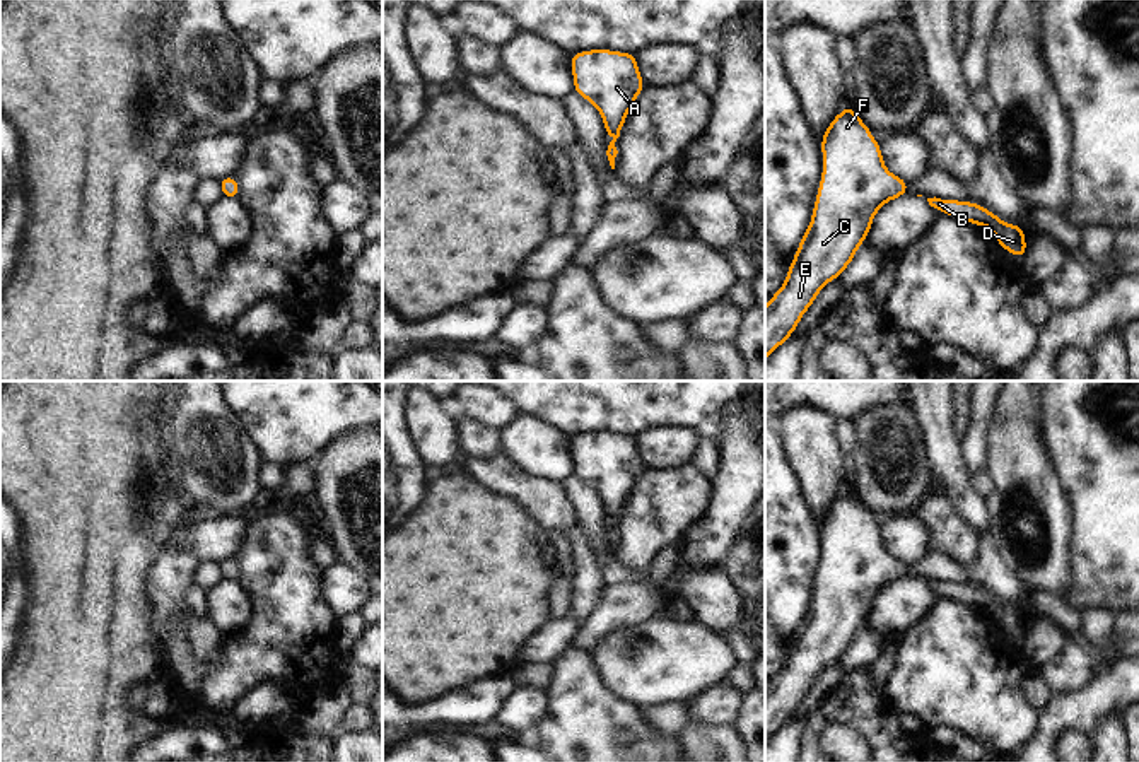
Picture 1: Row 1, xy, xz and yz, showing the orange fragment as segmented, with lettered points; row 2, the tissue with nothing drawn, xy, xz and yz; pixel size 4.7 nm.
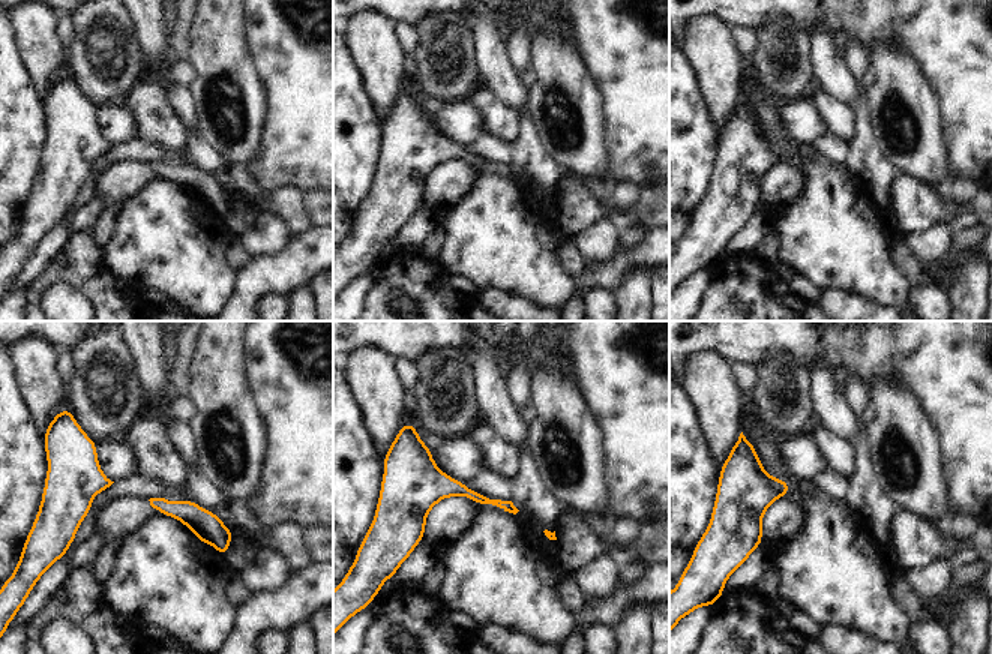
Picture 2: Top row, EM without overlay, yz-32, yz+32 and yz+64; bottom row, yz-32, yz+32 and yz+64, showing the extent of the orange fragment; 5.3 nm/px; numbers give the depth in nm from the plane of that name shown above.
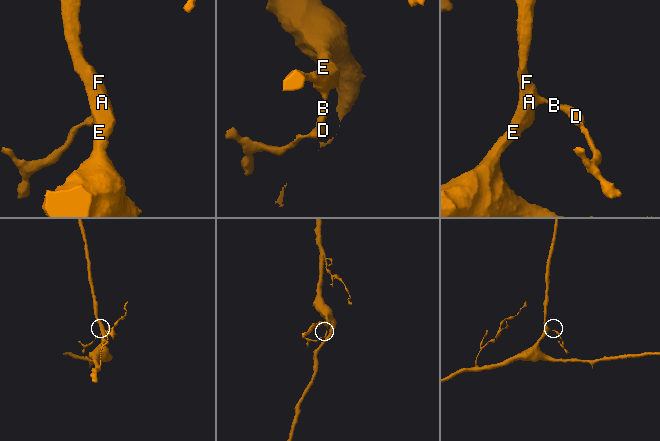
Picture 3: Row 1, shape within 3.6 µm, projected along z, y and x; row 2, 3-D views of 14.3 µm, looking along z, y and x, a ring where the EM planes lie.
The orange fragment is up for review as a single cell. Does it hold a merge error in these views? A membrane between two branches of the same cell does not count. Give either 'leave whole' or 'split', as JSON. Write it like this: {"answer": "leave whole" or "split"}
{"answer": "leave whole"}

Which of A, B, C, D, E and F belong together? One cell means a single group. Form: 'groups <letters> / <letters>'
groups A B C D E F

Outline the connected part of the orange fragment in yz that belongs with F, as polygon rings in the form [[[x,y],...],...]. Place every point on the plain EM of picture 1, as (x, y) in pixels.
[[[850,487],[830,504],[820,530],[823,557],[813,600],[786,666],[765,689],[765,743],[794,716],[821,670],[850,648],[878,593],[908,576],[908,566],[886,552],[881,528]]]

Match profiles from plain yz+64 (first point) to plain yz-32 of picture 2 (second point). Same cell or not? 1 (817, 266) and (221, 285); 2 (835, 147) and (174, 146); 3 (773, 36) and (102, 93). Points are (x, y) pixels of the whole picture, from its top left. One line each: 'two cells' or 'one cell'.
1: one cell
2: two cells
3: one cell

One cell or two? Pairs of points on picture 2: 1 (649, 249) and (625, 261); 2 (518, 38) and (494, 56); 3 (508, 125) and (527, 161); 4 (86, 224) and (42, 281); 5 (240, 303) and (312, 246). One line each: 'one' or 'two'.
1: one
2: two
3: two
4: two
5: one

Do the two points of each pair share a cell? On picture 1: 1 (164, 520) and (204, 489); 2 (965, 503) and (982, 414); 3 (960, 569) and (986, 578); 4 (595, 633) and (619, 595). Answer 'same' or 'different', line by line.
1: different
2: different
3: different
4: same

